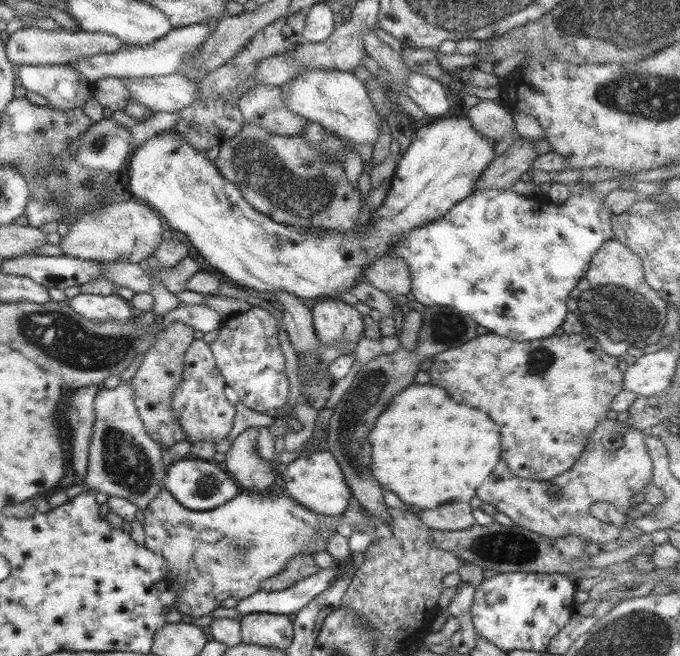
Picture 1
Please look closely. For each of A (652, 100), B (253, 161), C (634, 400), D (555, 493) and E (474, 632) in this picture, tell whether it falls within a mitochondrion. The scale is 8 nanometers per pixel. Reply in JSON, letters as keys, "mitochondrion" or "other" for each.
{"A":"mitochondrion","B":"mitochondrion","C":"other","D":"other","E":"other"}

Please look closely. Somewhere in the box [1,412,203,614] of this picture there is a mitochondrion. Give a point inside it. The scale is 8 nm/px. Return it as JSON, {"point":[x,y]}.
{"point":[124,460]}

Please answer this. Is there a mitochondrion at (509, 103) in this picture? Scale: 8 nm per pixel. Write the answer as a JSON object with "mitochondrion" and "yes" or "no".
{"mitochondrion":"no"}

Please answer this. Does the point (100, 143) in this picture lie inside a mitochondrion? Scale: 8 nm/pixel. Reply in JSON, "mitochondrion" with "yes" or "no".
{"mitochondrion":"yes"}

